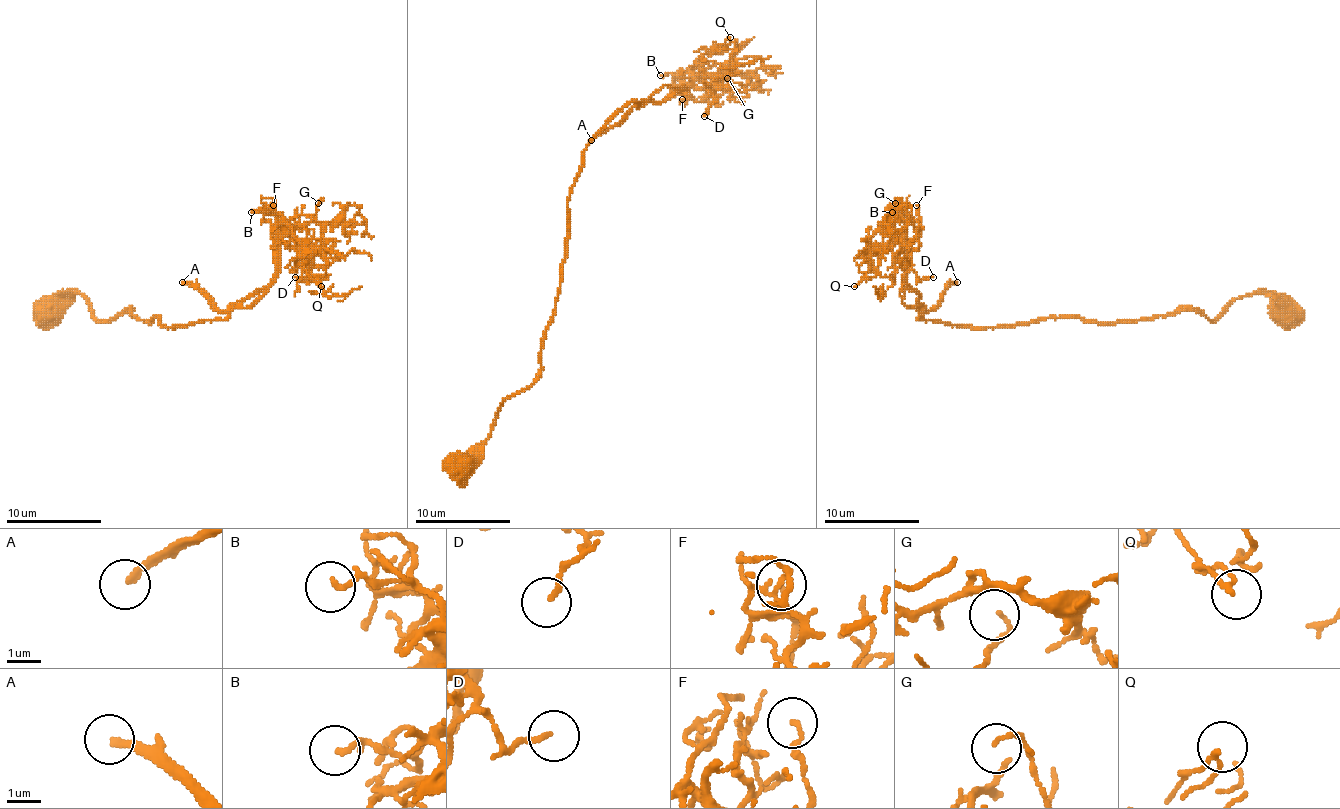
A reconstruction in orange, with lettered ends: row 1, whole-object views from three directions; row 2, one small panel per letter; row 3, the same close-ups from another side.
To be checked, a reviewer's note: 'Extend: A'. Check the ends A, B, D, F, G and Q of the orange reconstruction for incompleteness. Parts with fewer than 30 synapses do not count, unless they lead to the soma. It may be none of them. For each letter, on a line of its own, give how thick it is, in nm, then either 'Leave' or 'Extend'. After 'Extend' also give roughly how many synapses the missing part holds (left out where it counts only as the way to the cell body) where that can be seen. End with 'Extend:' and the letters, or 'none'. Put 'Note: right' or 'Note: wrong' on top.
Note: right
A: Thickness 190 nm. Extend. Roughly 80 synapses
B: Thickness 100 nm. Leave
D: Thickness 140 nm. Leave
F: Thickness 120 nm. Leave
G: Thickness 100 nm. Leave
Q: Thickness 100 nm. Leave
Extend: A

